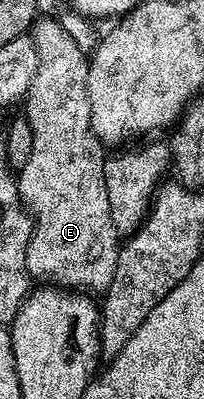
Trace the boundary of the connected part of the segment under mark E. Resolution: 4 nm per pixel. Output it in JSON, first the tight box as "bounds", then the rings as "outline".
{"bounds":[16,16,120,295],"outline":[[[39,16],[32,36],[38,62],[32,87],[24,98],[24,116],[32,127],[32,155],[16,177],[22,204],[34,222],[26,266],[35,282],[102,295],[116,275],[120,234],[112,227],[104,187],[107,154],[90,126],[88,53],[55,18]]]}

